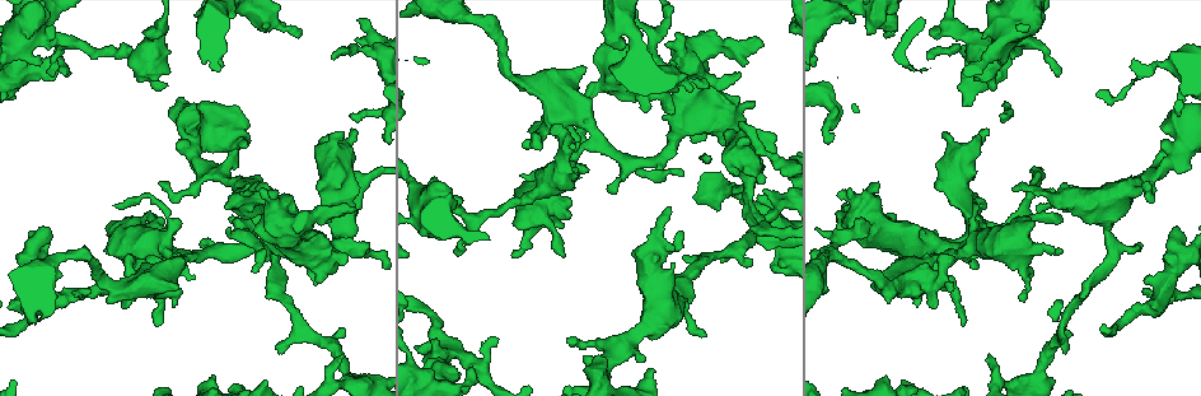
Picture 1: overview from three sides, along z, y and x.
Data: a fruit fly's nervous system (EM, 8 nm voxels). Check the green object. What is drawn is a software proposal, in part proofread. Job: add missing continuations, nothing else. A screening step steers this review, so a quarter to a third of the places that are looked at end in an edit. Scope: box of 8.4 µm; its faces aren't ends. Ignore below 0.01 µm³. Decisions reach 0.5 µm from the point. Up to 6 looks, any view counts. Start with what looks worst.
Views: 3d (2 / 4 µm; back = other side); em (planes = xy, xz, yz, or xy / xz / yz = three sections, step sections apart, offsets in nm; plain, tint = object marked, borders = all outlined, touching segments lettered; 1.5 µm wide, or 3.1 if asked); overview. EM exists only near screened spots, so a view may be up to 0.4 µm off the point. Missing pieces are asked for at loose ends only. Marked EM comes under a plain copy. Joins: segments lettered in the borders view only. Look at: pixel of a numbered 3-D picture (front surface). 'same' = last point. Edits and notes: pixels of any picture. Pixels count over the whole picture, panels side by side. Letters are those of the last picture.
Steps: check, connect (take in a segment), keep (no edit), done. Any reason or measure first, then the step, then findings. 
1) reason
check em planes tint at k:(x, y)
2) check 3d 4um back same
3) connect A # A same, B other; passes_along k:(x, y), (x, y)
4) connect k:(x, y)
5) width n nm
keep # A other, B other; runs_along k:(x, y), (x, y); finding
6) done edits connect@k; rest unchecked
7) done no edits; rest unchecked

an open end
check em xz step 8 tint at 1:(569, 212)

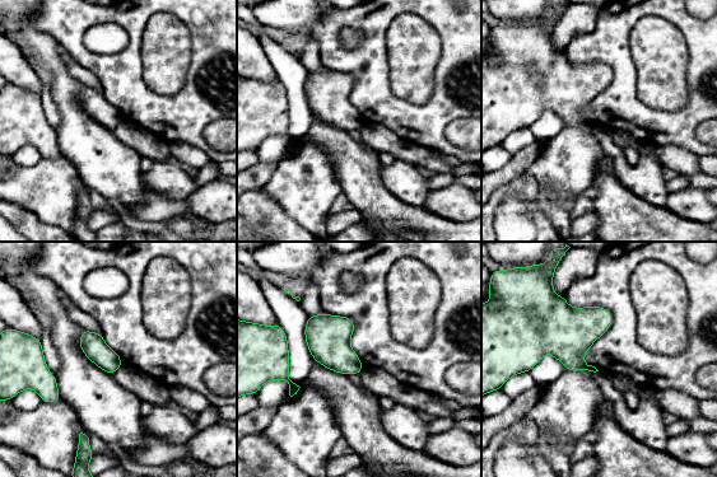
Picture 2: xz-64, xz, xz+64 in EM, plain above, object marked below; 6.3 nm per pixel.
check em planes borders same

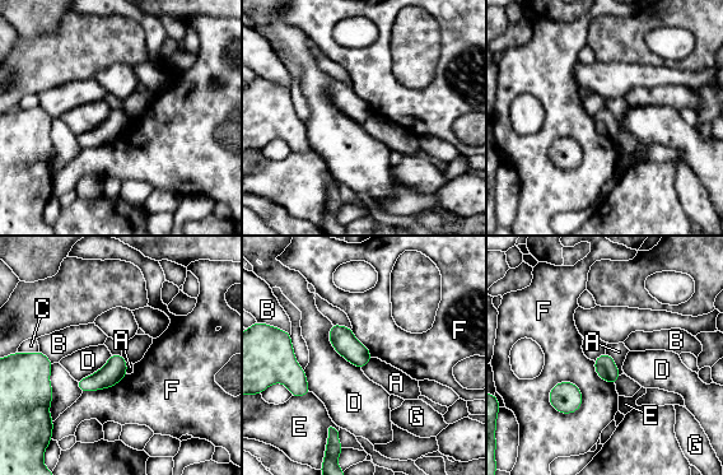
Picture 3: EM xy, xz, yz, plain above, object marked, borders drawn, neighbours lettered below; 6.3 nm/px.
keep # A other, B other, C other, D other, E other, F other, G other; border 3:(583, 396), (573, 413), (547, 401); none of them fits

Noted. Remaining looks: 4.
free end
check 3d 2um at 1:(63, 73)

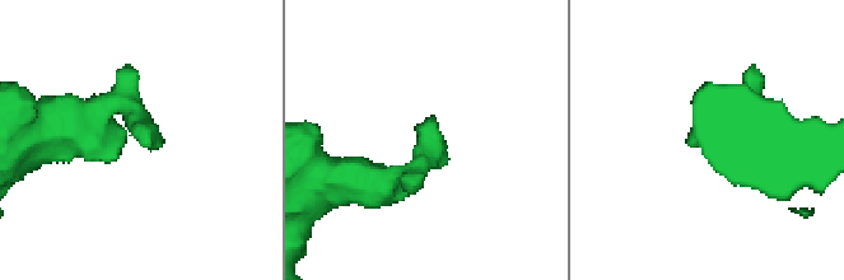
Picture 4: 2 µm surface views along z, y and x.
check em xz step 4 tint at 4:(431, 119)

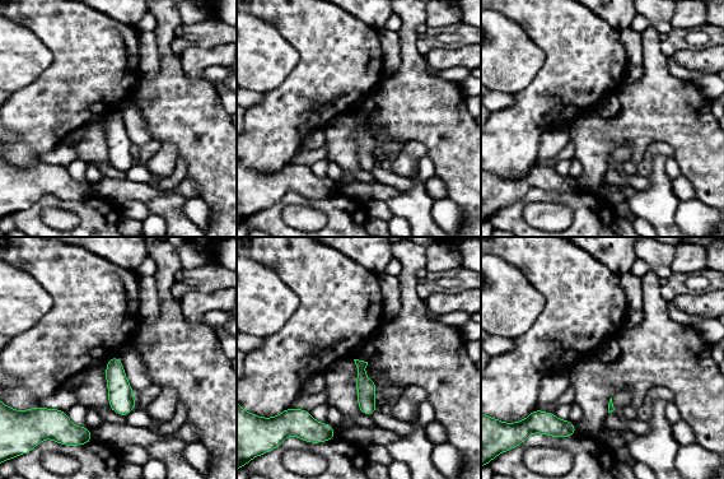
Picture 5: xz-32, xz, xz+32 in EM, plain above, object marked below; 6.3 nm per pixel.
check em xy step 8 borders same

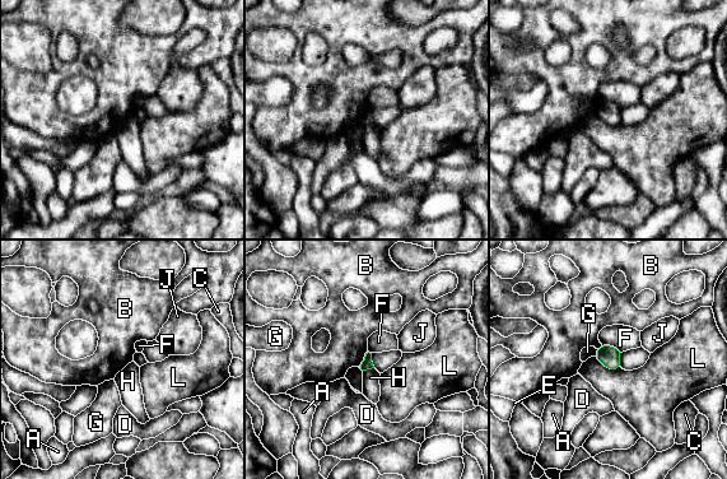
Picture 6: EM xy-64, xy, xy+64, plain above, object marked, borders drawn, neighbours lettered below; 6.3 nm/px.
keep # A other, B other, C other, D other, E other, F other, G other, H other, J other, L other; border 6:(368, 352), (359, 367); no lettered segment goes on from it

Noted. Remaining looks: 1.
done no edits; rest unchecked

